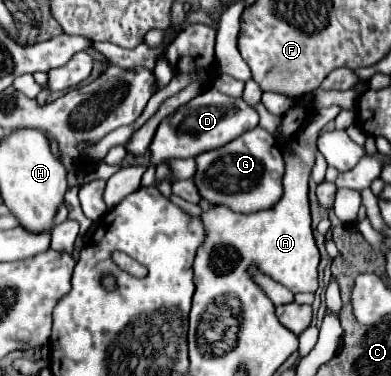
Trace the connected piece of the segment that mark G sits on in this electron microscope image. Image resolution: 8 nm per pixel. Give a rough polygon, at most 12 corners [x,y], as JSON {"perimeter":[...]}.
{"perimeter":[[255,127],[197,157],[209,203],[261,211],[279,201],[283,155]]}

